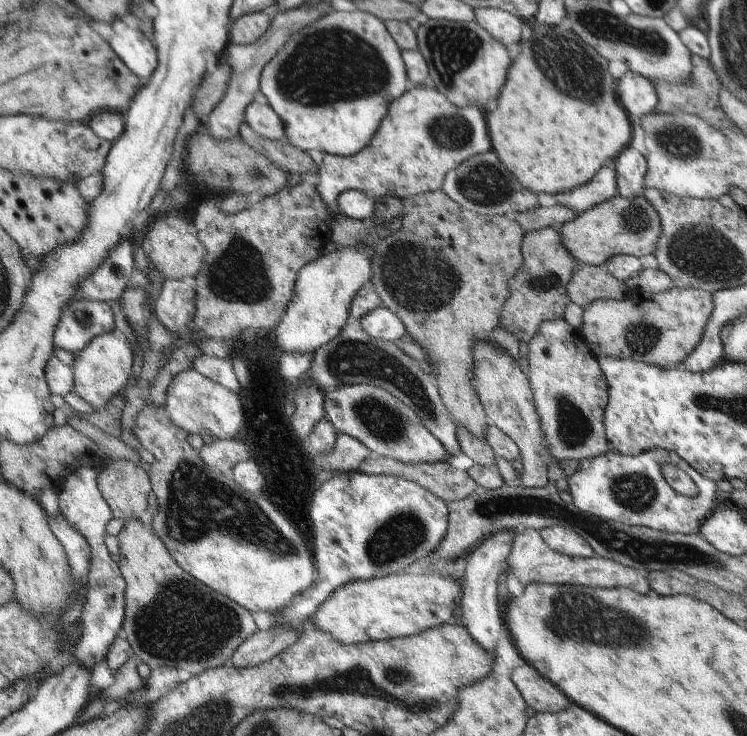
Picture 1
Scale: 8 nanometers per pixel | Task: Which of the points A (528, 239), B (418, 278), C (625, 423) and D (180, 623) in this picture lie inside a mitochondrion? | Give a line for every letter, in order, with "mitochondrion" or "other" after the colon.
A: other
B: mitochondrion
C: other
D: mitochondrion

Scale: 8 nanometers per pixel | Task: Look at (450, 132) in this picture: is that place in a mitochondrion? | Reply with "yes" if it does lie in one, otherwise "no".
yes

